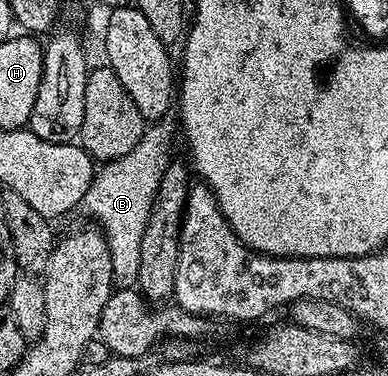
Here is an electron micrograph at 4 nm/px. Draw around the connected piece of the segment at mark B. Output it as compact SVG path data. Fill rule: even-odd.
M171 108L160 120L146 125L145 135L123 156L114 162L106 162L94 173L93 183L87 188L83 210L94 218L104 234L113 265L113 277L118 283L133 284L139 272L139 244L143 244L143 232L151 216L153 201L161 183L161 177L171 161L173 137L180 133L180 113Z

